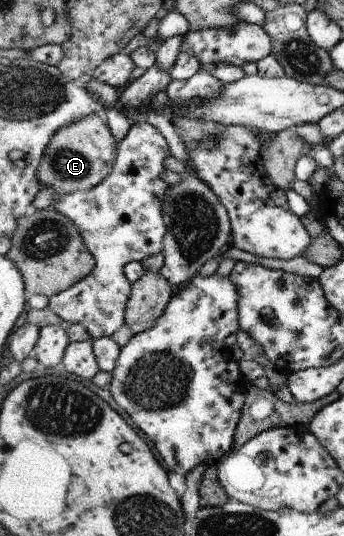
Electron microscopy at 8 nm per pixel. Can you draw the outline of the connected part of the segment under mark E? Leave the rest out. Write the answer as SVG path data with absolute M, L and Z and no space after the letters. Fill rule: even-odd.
M89 115L61 129L56 137L53 137L40 167L40 182L44 187L51 187L61 193L93 191L113 173L117 148L117 141L107 120L101 115Z

